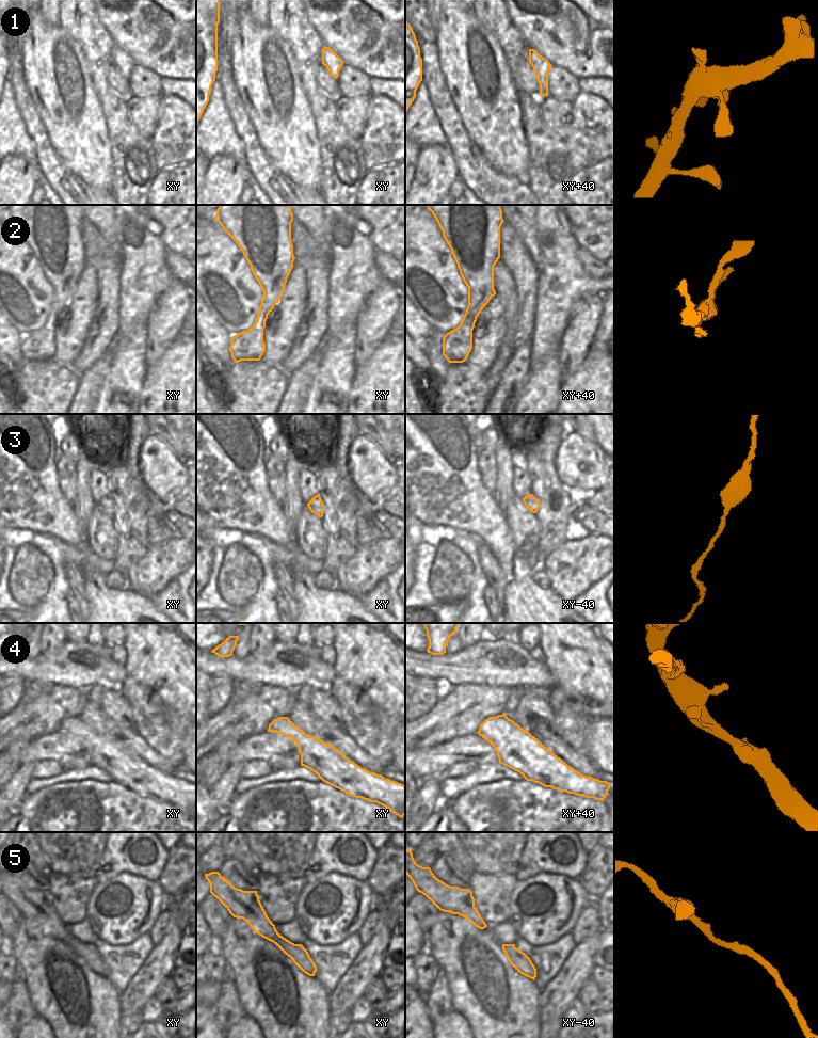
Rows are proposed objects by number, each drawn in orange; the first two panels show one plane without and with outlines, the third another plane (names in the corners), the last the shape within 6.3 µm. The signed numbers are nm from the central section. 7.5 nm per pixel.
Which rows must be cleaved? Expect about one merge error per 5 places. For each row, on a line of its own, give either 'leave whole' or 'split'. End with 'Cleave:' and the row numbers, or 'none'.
1: leave whole
2: leave whole
3: leave whole
4: leave whole
5: leave whole
Cleave: none

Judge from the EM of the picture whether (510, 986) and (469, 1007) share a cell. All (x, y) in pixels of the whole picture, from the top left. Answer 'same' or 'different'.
same

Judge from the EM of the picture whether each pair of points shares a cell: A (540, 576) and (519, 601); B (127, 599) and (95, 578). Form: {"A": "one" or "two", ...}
{"A": "two", "B": "one"}

